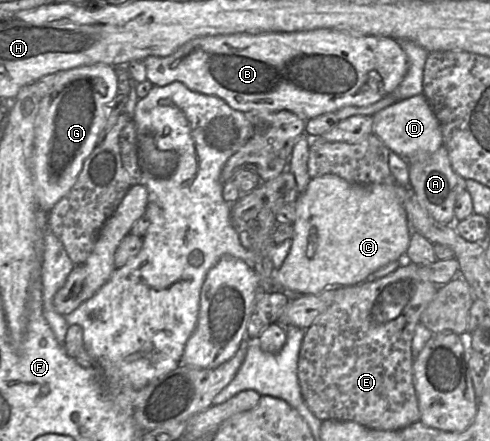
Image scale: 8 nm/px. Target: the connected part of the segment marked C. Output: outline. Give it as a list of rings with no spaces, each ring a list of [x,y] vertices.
[[[326,174],[310,180],[306,189],[301,192],[295,201],[296,220],[293,223],[294,234],[292,237],[292,246],[283,265],[277,271],[275,283],[282,287],[282,290],[292,290],[306,294],[318,294],[330,287],[351,286],[359,284],[371,277],[371,275],[387,265],[390,262],[399,260],[402,256],[406,256],[406,252],[410,243],[412,228],[409,224],[407,212],[404,207],[404,201],[407,195],[407,188],[397,183],[395,184],[353,184],[345,179],[335,175]]]

